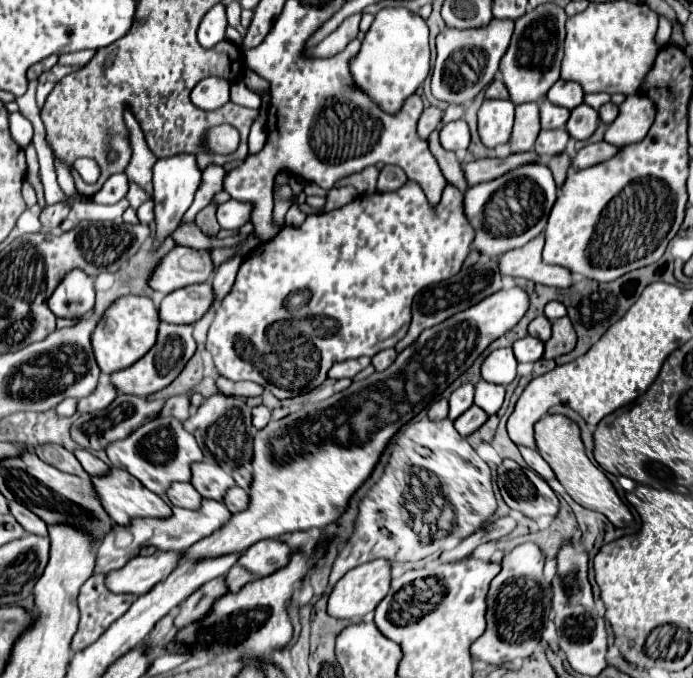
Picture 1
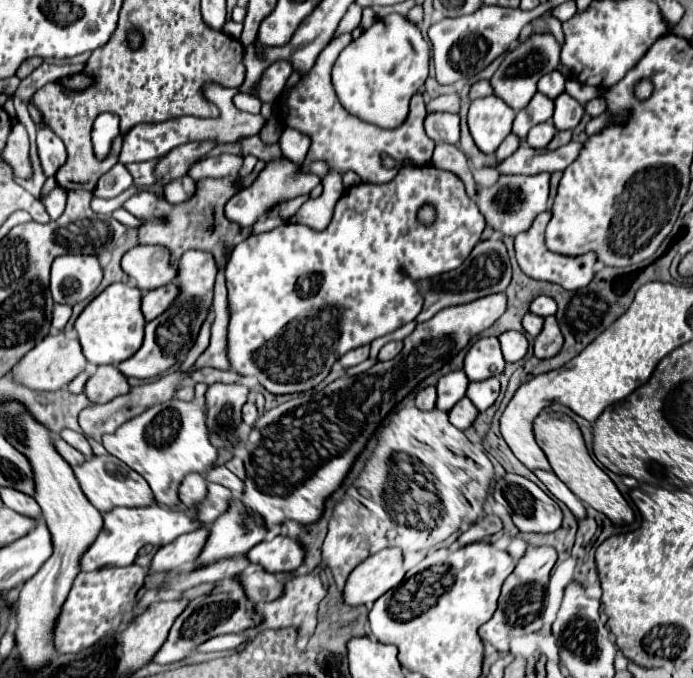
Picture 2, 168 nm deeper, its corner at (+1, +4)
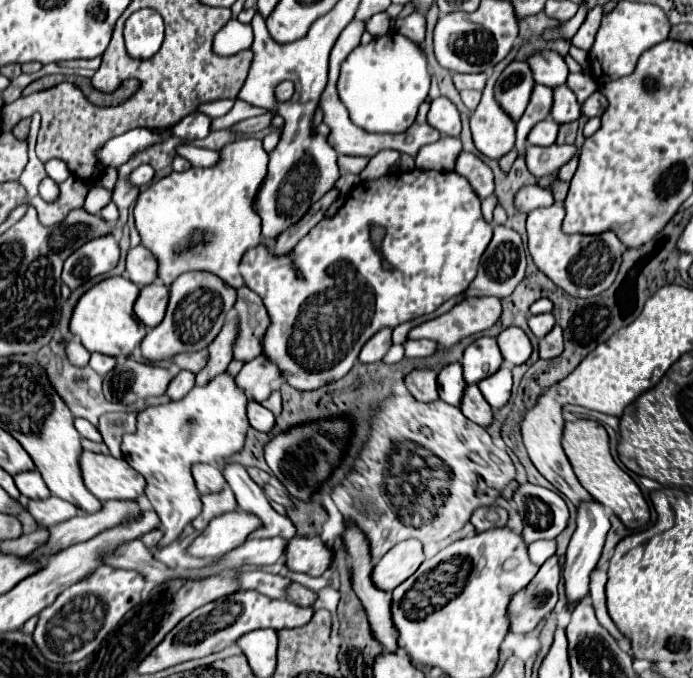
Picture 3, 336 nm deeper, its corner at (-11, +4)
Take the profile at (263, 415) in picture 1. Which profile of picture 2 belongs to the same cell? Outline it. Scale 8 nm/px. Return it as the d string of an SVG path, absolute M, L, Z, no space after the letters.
M246 402L246 404L244 404L242 420L244 420L248 426L254 426L254 422L258 420L258 410L256 410L256 404L254 404L254 402Z

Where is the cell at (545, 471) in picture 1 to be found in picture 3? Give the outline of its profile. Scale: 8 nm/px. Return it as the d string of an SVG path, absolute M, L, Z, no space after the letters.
M592 502L592 506L584 506L584 510L578 510L578 528L570 540L570 546L566 550L566 562L564 562L564 590L566 590L566 600L568 604L576 604L588 596L588 574L596 568L606 532L610 530L608 516L604 514L604 506L598 502Z

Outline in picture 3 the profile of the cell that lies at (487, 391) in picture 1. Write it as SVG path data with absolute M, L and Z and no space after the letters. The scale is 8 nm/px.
M500 366L498 372L494 372L492 376L484 378L478 382L478 388L480 392L484 394L486 402L498 410L502 408L508 400L510 400L510 392L512 392L512 374L508 368Z

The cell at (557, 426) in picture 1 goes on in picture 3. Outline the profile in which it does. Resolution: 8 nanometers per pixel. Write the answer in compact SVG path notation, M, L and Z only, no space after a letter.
M572 420L566 422L564 426L564 452L570 458L570 464L574 468L574 474L578 476L580 484L602 504L612 508L612 512L622 520L622 524L630 530L638 530L642 528L648 520L650 520L650 510L648 504L642 496L642 490L638 488L638 484L614 462L612 454L610 454L610 438L608 432L602 424L594 422L594 420Z

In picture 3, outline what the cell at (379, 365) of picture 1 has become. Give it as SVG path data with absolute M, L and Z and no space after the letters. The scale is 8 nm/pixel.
M406 340L404 346L408 358L424 358L424 356L432 356L438 344L434 340Z

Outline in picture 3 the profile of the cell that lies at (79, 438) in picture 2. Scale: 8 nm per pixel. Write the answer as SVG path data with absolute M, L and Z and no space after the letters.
M76 418L76 420L74 420L74 426L76 426L76 430L80 432L80 436L82 436L82 438L96 440L96 442L100 442L100 440L102 440L100 430L98 430L94 424L90 424L88 420L84 420L84 418Z

